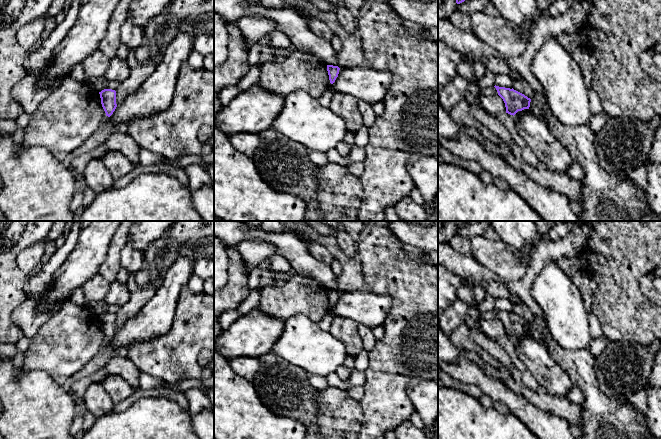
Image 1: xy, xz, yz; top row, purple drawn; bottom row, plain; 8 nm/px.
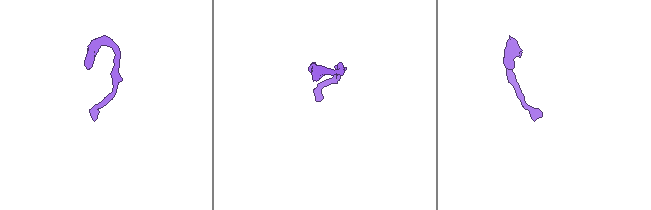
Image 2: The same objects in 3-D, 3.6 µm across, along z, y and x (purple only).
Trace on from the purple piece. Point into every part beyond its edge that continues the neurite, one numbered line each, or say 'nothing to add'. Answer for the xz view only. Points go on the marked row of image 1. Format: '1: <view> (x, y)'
nothing to add

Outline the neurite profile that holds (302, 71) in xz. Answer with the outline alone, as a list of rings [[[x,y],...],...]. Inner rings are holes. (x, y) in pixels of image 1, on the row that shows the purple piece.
[[[296,49],[283,62],[261,65],[257,84],[281,96],[302,90],[315,99],[331,86],[327,64],[315,55]]]

